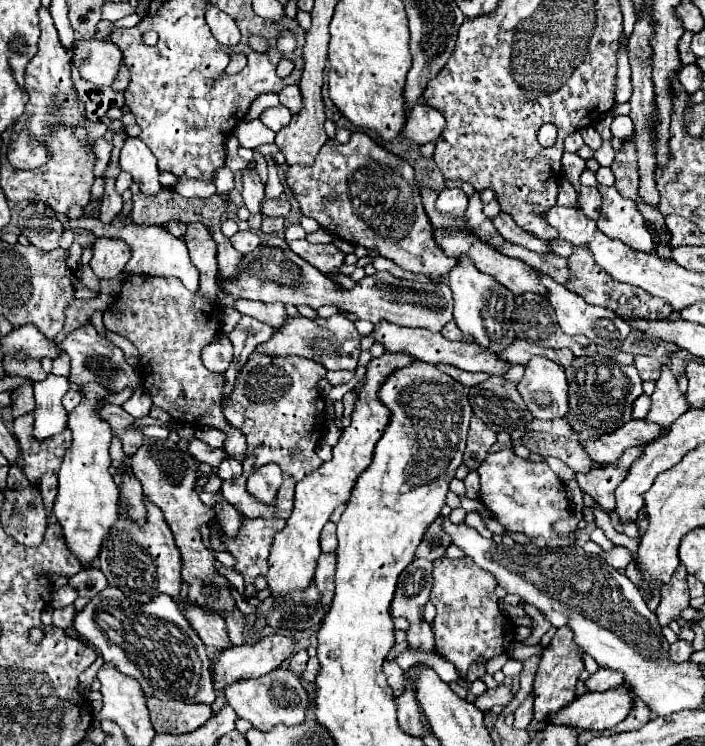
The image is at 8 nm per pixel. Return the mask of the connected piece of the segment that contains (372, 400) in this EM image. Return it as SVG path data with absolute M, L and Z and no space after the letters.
M384 352L378 358L372 358L370 364L366 366L366 376L364 384L356 396L356 408L352 414L352 424L342 430L342 436L338 444L334 446L334 456L330 462L324 462L320 468L316 468L312 474L308 474L304 480L296 484L296 498L294 498L294 510L292 516L286 520L286 526L282 532L274 536L272 548L270 548L270 558L268 558L268 586L272 588L272 594L280 600L282 596L294 592L294 590L304 590L316 570L316 562L320 556L320 532L324 524L328 522L330 514L334 512L336 506L348 502L350 492L358 480L358 476L370 466L374 446L384 434L386 426L390 424L390 410L380 402L378 390L392 374L394 370L400 370L402 366L410 366L414 358L410 354L394 354L394 352Z

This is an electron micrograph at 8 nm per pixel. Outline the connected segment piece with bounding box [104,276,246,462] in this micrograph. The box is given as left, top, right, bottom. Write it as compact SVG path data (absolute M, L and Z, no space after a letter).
M128 276L122 284L122 292L118 300L104 312L104 326L110 332L116 332L128 338L140 350L140 370L144 378L144 388L152 396L152 404L166 410L178 424L190 426L212 426L226 432L224 450L236 460L244 460L246 440L240 430L232 428L222 414L222 388L224 376L210 372L200 358L204 346L212 342L212 338L220 332L220 306L208 302L200 296L200 292L186 290L176 278L158 278L158 276Z

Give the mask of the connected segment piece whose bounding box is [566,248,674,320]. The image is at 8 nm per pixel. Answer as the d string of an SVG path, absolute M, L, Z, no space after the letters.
M574 248L571 256L568 258L568 270L570 270L570 280L566 284L568 290L580 294L586 302L610 308L618 316L624 318L668 318L674 310L668 306L668 302L662 302L662 298L656 298L648 294L646 290L640 290L638 286L628 286L627 283L618 282L608 278L600 266L596 266L592 254L586 248Z

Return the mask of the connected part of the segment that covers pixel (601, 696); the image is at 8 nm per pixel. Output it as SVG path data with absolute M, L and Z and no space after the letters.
M620 686L608 692L588 692L572 704L550 714L546 722L564 724L576 730L608 730L622 722L632 708L632 692Z

